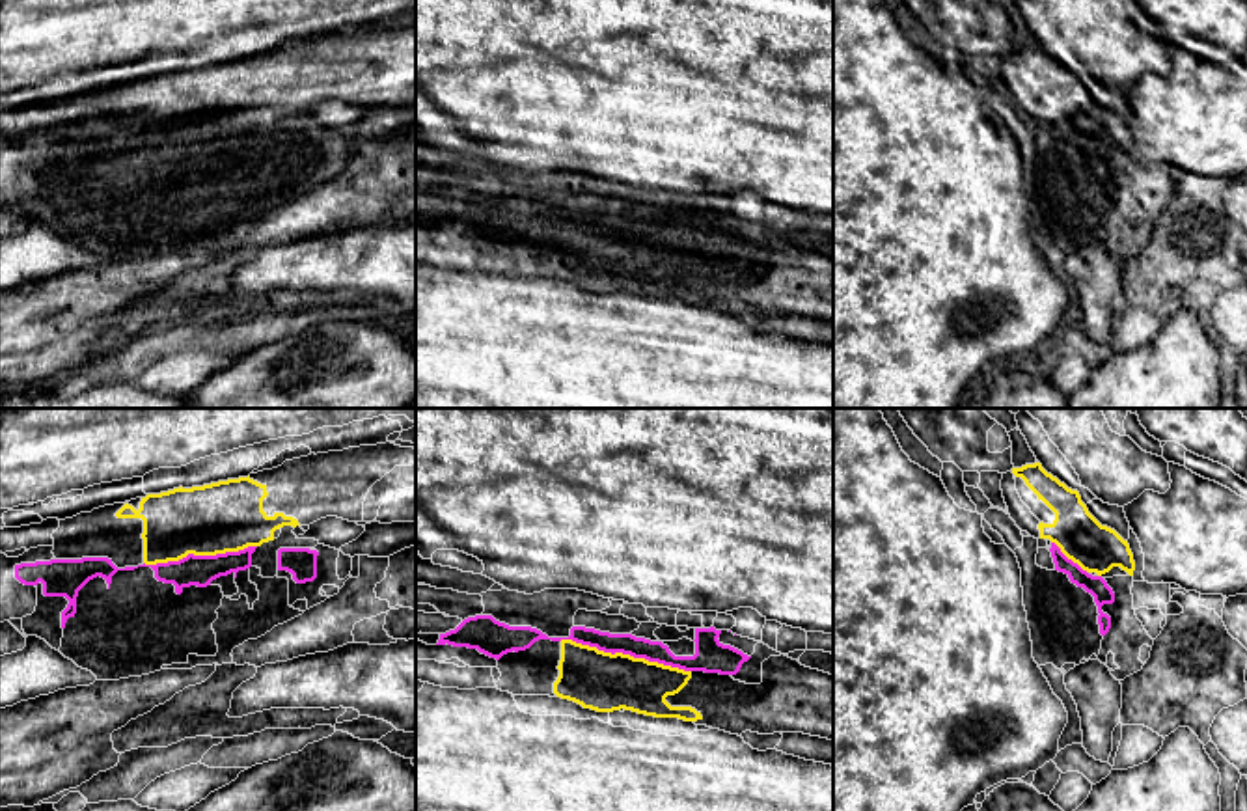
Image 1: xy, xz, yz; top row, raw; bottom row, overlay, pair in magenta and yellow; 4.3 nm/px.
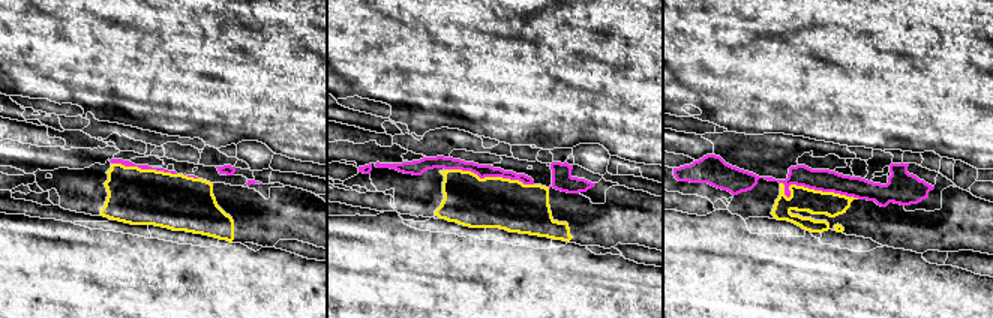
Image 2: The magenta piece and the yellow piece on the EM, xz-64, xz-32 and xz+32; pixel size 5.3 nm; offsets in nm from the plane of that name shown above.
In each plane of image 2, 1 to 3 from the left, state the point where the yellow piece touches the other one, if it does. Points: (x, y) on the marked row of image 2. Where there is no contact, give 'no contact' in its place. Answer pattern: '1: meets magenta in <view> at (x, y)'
1: meets magenta in xz-64 at (144, 168)
2: meets magenta in xz-32 at (491, 176)
3: meets magenta in xz+32 at (806, 186)

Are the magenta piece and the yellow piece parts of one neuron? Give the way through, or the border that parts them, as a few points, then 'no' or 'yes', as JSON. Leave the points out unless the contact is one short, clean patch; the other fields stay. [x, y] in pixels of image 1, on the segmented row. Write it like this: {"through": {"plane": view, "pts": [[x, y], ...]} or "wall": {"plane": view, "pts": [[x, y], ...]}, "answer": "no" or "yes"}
{"answer": "no"}

